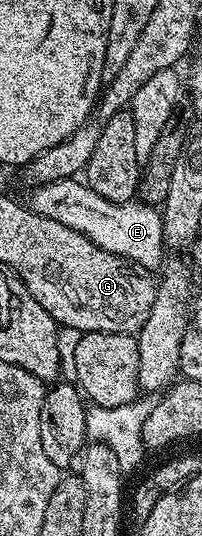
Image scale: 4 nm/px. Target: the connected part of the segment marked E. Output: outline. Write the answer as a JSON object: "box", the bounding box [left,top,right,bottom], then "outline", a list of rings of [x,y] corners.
{"box":[28,178,163,269],"outline":[[[77,178],[44,183],[31,191],[34,192],[28,199],[28,205],[36,213],[84,233],[84,237],[92,240],[97,247],[139,263],[141,267],[157,269],[163,266],[162,211],[157,206],[141,201],[113,203]]]}

